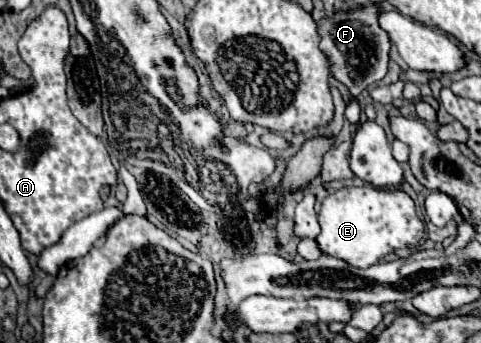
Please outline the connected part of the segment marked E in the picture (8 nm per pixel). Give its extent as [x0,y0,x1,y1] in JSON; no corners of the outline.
[317,187,423,267]

